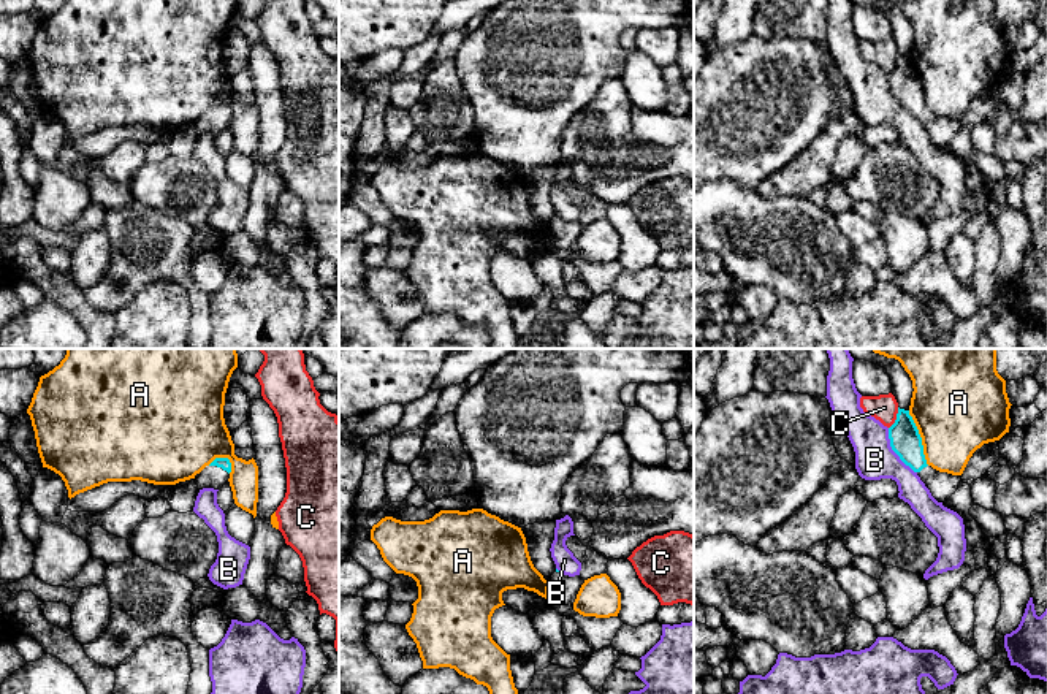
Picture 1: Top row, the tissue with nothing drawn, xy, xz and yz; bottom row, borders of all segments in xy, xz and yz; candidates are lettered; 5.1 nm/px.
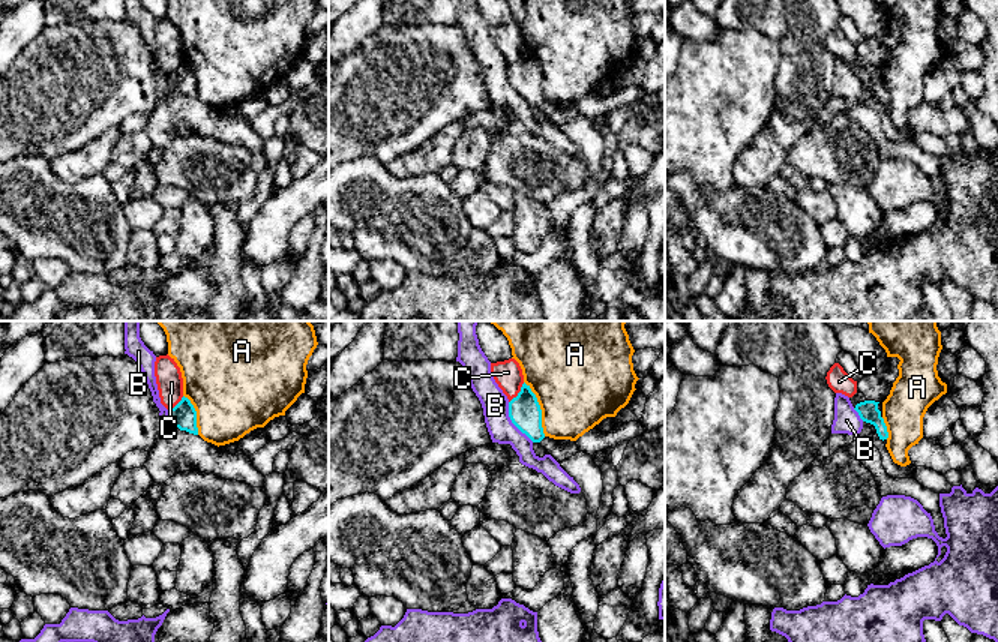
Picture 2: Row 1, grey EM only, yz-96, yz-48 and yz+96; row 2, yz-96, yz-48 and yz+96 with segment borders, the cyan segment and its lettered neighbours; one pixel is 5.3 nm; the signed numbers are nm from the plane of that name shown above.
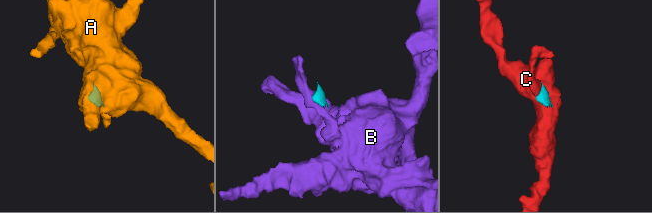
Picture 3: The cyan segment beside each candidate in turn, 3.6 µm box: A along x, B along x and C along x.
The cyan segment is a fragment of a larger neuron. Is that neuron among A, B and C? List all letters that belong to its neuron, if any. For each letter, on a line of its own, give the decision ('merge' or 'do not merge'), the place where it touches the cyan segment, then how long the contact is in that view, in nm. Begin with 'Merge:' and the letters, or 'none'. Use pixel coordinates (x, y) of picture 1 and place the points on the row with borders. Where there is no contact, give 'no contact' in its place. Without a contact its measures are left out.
Merge: none
A: do not merge; contact yz (921, 438); length 300 nm
B: do not merge; contact yz (894, 450); length 280 nm
C: do not merge; contact yz (897, 419); length 120 nm

